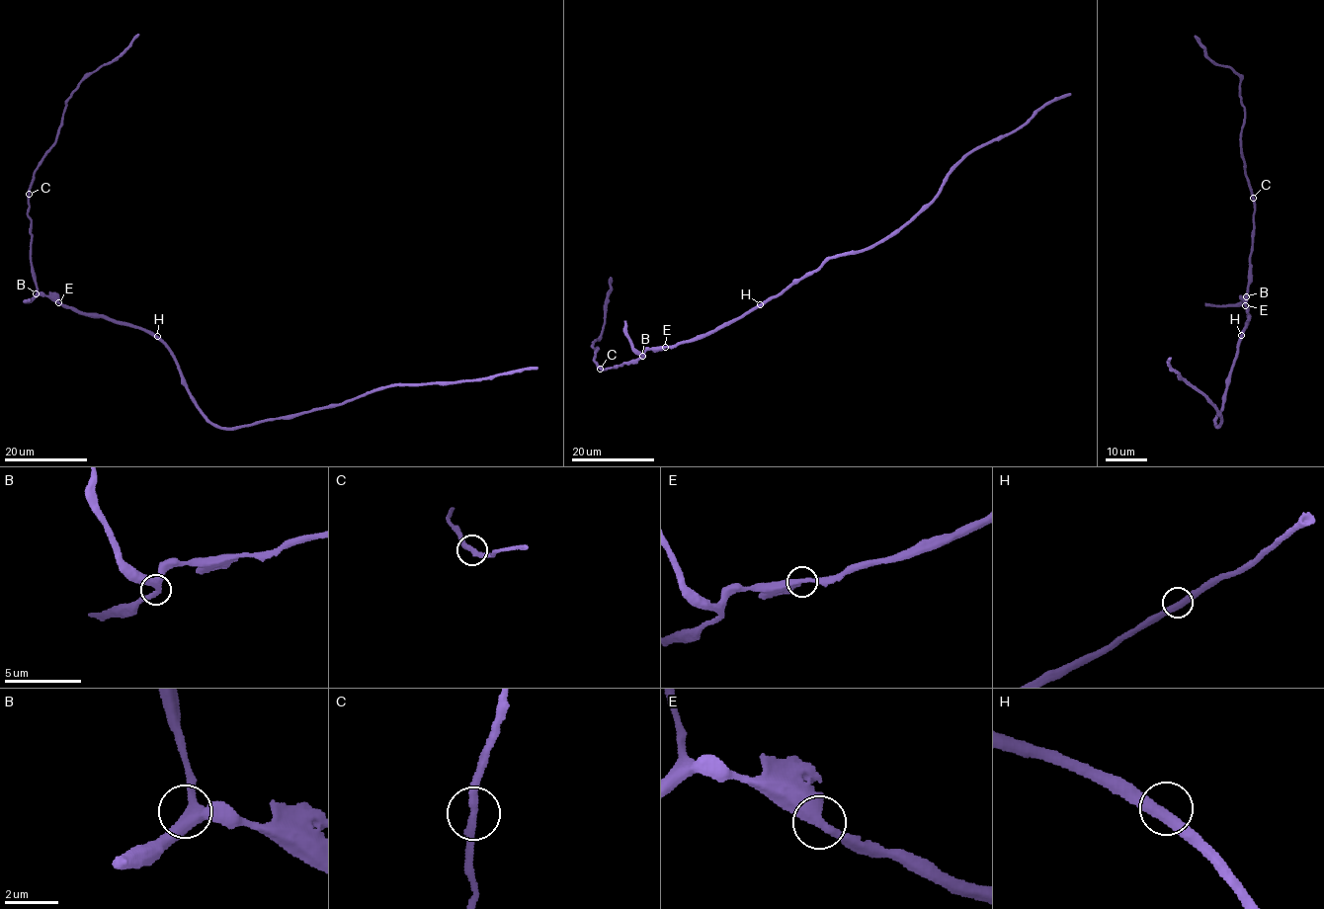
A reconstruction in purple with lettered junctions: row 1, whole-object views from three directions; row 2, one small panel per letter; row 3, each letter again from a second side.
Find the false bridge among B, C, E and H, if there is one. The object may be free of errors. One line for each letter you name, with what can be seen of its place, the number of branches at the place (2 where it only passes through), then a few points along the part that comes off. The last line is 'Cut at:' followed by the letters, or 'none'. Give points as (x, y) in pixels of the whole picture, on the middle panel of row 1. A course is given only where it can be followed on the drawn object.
Cut at: none

